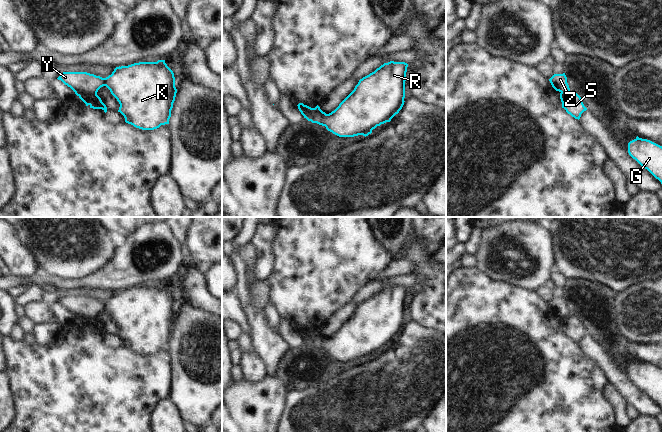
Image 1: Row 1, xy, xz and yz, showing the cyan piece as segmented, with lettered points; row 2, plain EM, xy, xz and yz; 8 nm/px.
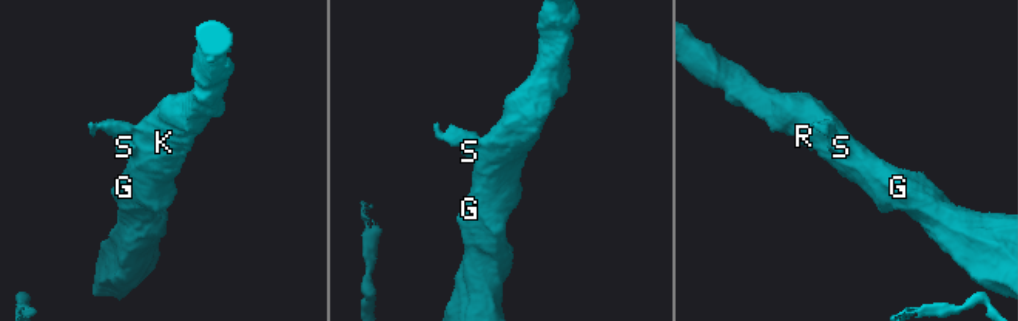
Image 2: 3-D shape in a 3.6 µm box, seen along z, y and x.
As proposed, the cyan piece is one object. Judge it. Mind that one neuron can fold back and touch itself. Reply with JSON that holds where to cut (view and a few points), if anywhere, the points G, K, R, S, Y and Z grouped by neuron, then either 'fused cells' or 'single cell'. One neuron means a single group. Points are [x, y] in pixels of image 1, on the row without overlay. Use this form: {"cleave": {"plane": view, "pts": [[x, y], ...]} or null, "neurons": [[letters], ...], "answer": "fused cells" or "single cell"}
{"cleave": {"plane": "xz", "pts": [[327, 338], [324, 341], [318, 338], [306, 338], [304, 340]]}, "neurons": [["G", "K", "R", "S"], ["Y", "Z"]], "answer": "fused cells"}

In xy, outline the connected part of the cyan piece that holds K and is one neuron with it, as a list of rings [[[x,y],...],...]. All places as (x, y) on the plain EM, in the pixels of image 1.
[[[165,284],[116,291],[112,298],[105,302],[105,310],[119,326],[118,336],[124,340],[126,347],[142,354],[154,354],[169,348],[177,313],[174,297]]]

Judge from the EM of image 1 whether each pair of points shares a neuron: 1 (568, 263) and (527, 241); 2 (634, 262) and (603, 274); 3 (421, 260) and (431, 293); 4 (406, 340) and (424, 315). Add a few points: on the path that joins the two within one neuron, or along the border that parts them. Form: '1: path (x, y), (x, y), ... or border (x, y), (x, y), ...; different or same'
1: border (550, 233), (555, 266); different
2: path (626, 262), (615, 262), (611, 266); same
3: path (426, 268), (431, 278), (431, 285); same
4: border (412, 319), (435, 330); different

